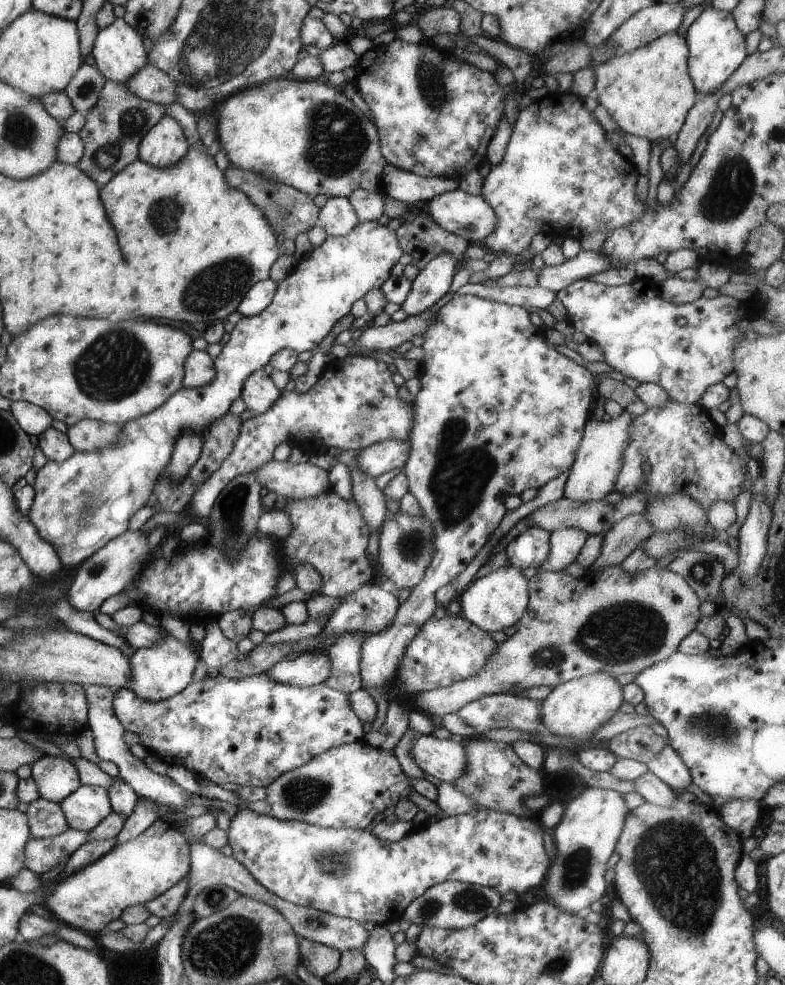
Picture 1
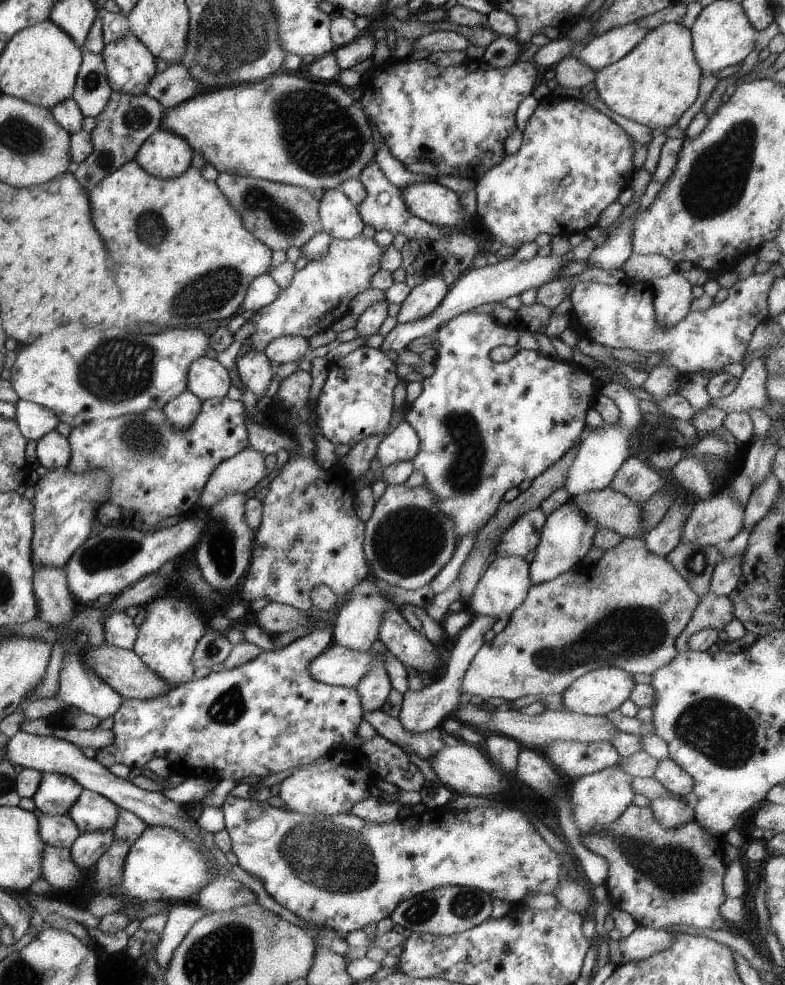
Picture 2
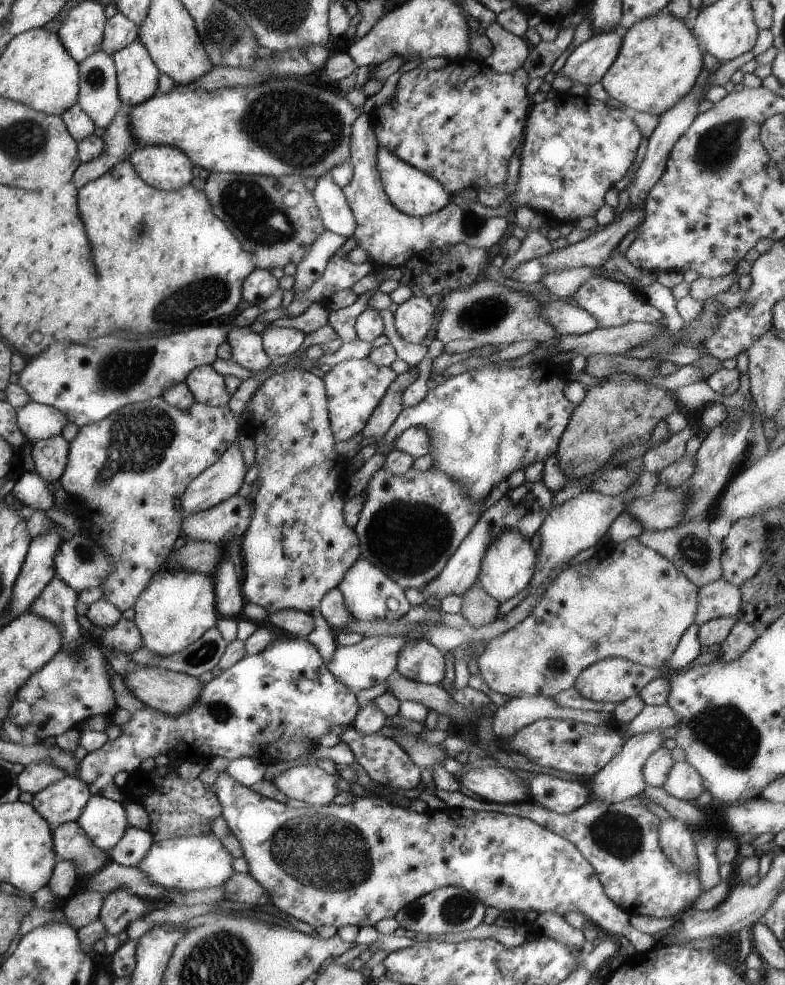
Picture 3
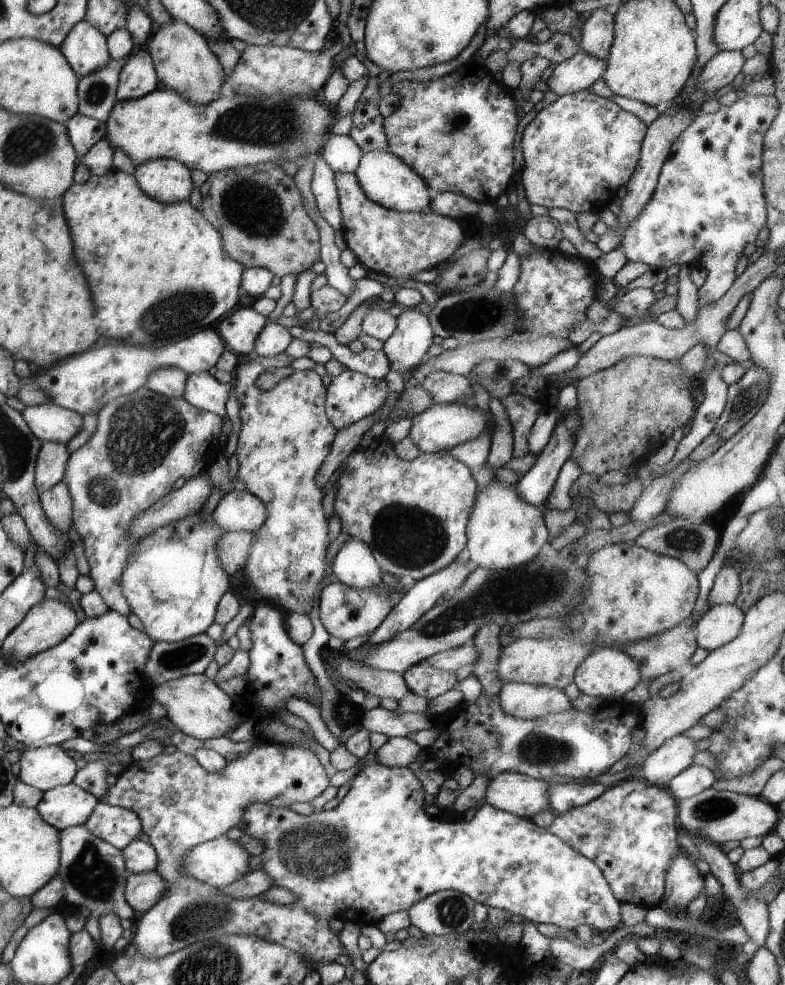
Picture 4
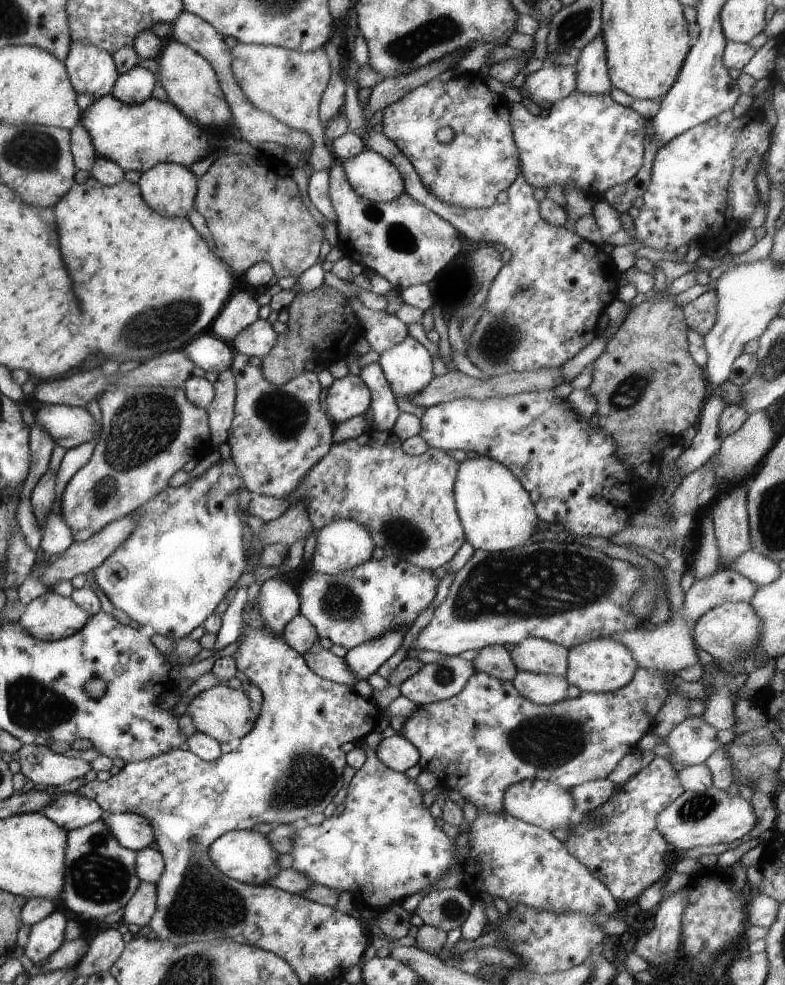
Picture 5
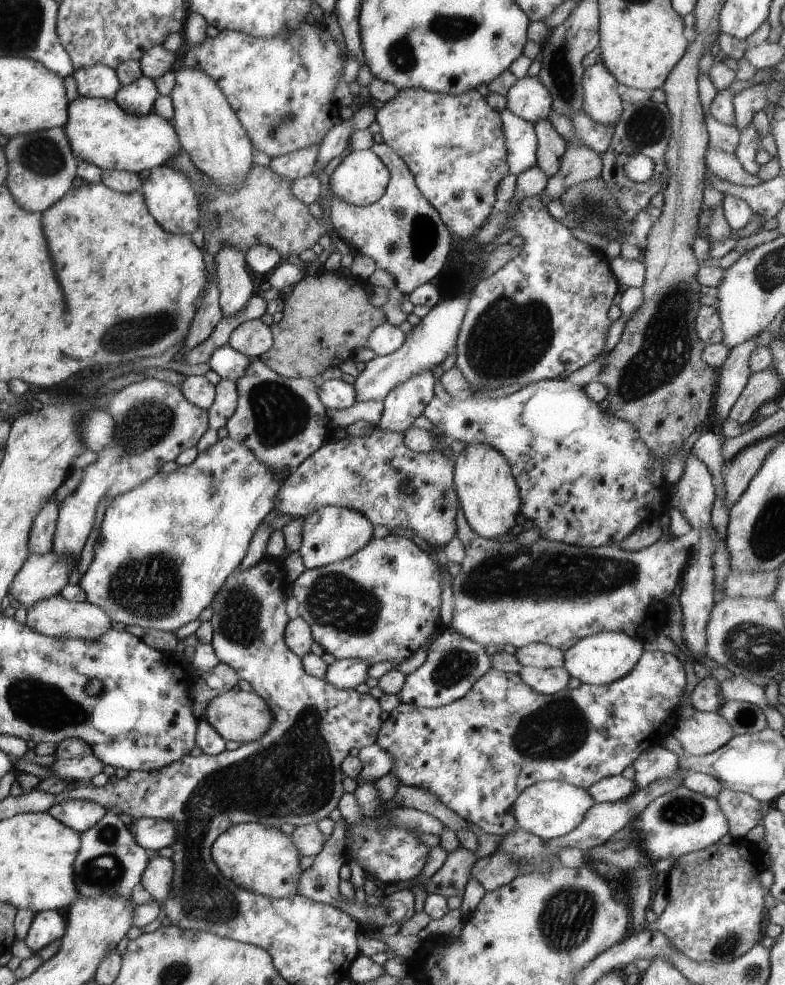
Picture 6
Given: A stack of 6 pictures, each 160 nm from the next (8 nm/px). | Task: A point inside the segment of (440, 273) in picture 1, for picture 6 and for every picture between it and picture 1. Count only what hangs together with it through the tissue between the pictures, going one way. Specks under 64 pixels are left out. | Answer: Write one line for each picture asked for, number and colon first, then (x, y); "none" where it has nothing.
2: (422, 299)
3: (412, 319)
4: (412, 336)
5: (407, 366)
6: (403, 403)

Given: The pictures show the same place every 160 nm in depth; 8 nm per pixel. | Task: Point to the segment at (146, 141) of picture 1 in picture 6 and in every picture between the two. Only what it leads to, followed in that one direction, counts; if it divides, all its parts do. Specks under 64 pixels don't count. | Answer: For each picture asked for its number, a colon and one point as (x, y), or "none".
2: (164, 155)
3: (165, 168)
4: (166, 180)
5: (167, 188)
6: (169, 197)

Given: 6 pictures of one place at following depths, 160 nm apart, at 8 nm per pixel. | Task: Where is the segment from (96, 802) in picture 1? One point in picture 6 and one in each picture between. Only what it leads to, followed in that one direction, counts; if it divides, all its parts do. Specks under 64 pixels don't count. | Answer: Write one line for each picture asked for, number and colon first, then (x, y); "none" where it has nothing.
2: (91, 812)
3: (104, 821)
4: (116, 826)
5: (131, 831)
6: (153, 834)

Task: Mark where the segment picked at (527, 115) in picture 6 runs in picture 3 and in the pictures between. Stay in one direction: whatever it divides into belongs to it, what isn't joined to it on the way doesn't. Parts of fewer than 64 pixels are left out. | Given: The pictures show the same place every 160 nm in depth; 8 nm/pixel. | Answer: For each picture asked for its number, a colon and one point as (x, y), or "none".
3: (586, 64)
4: (581, 70)
5: (550, 83)

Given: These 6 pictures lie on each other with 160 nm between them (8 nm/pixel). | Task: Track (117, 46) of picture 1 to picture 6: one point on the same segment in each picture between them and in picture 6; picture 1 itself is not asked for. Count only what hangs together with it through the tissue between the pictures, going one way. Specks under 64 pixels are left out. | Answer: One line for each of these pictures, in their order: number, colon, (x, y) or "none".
2: (129, 65)
3: (136, 76)
4: (137, 77)
5: (134, 86)
6: (136, 98)

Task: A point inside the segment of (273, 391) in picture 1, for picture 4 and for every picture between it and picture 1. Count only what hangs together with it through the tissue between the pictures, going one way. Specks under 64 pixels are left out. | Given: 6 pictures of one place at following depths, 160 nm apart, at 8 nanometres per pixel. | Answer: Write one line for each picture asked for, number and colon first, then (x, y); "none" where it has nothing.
2: (254, 372)
3: (246, 348)
4: (238, 331)

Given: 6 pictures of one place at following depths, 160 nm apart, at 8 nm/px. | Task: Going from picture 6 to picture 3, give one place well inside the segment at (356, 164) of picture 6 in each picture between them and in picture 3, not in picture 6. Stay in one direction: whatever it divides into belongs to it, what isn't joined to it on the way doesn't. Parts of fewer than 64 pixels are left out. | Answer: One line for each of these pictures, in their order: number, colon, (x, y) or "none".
3: (412, 192)
4: (385, 179)
5: (372, 177)

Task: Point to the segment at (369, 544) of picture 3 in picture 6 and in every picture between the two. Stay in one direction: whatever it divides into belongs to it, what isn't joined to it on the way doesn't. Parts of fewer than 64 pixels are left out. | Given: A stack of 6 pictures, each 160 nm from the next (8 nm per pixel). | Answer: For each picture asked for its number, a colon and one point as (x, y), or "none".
4: (413, 516)
5: (406, 503)
6: (377, 475)

